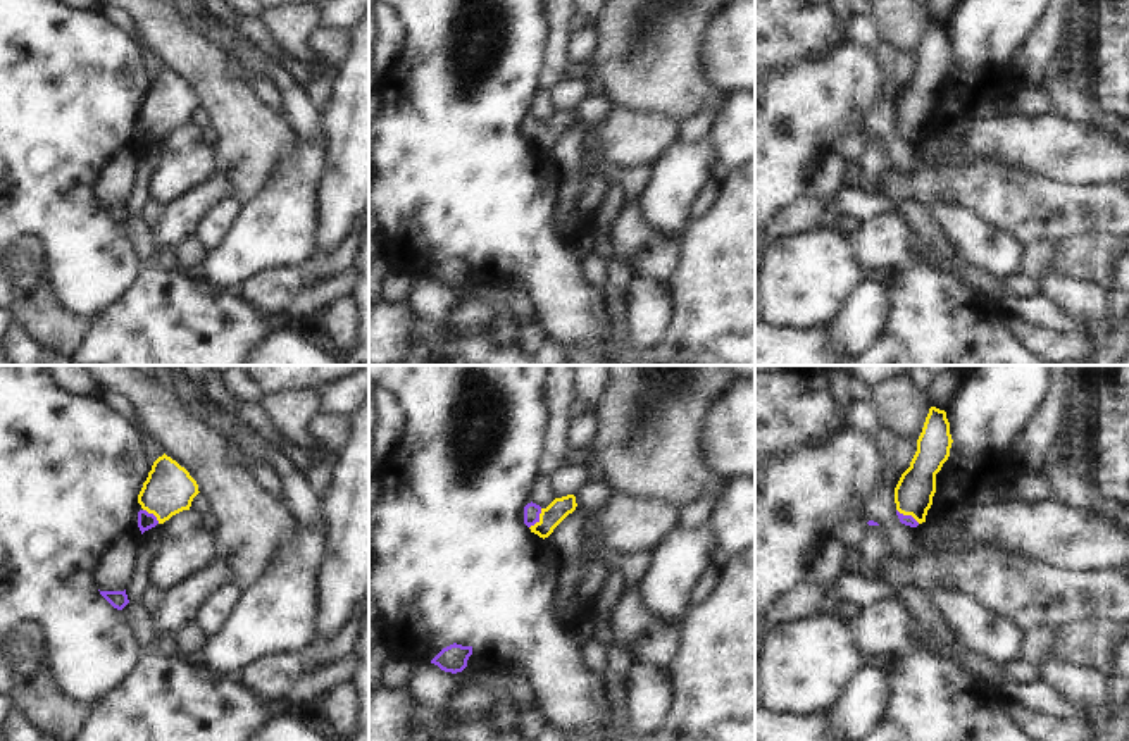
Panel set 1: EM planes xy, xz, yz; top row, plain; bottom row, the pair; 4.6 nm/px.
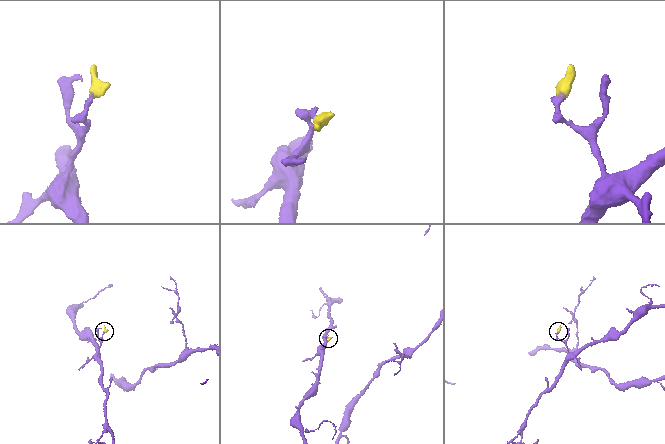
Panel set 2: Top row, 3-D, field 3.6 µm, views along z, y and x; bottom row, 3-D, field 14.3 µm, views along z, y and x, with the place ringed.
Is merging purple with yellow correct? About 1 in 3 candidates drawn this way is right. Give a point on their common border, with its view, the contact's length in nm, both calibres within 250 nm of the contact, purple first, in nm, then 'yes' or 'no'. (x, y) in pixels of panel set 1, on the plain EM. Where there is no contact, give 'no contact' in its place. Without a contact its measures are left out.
xz (538, 133) | 110 nm | 80/100 nm | yes

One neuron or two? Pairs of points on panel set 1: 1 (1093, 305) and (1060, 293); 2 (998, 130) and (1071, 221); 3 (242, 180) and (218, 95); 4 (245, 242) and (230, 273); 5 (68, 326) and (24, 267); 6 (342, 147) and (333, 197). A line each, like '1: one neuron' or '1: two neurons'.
1: one neuron
2: two neurons
3: one neuron
4: one neuron
5: one neuron
6: one neuron

